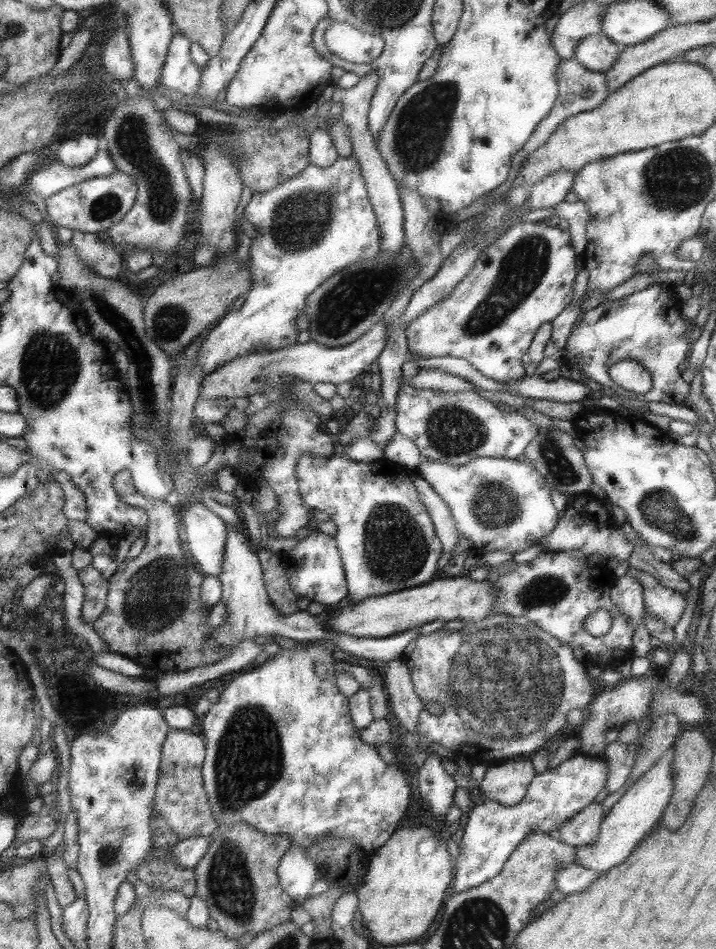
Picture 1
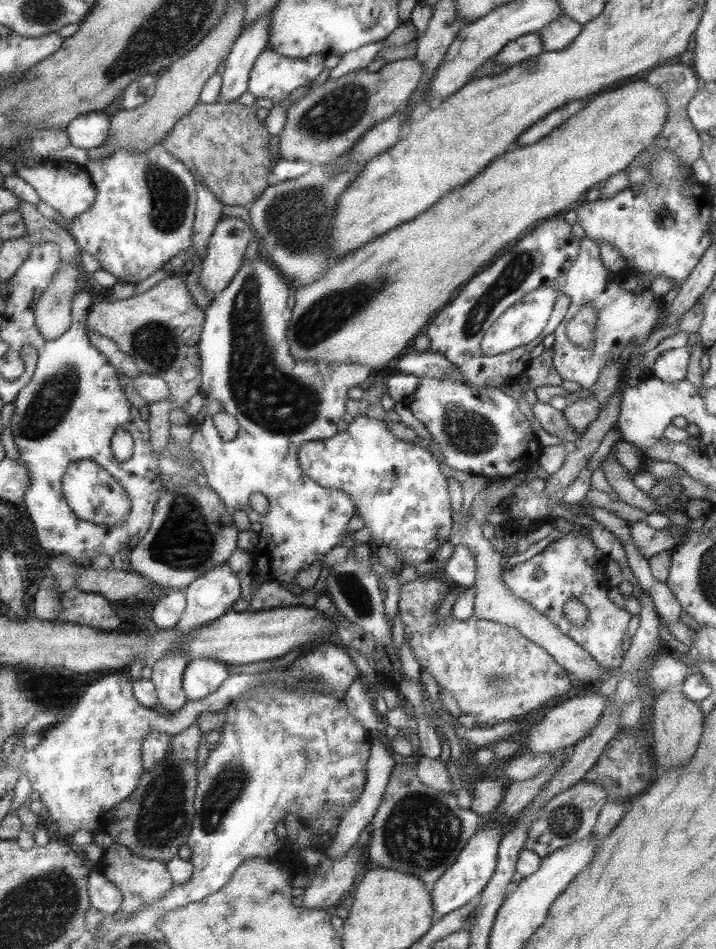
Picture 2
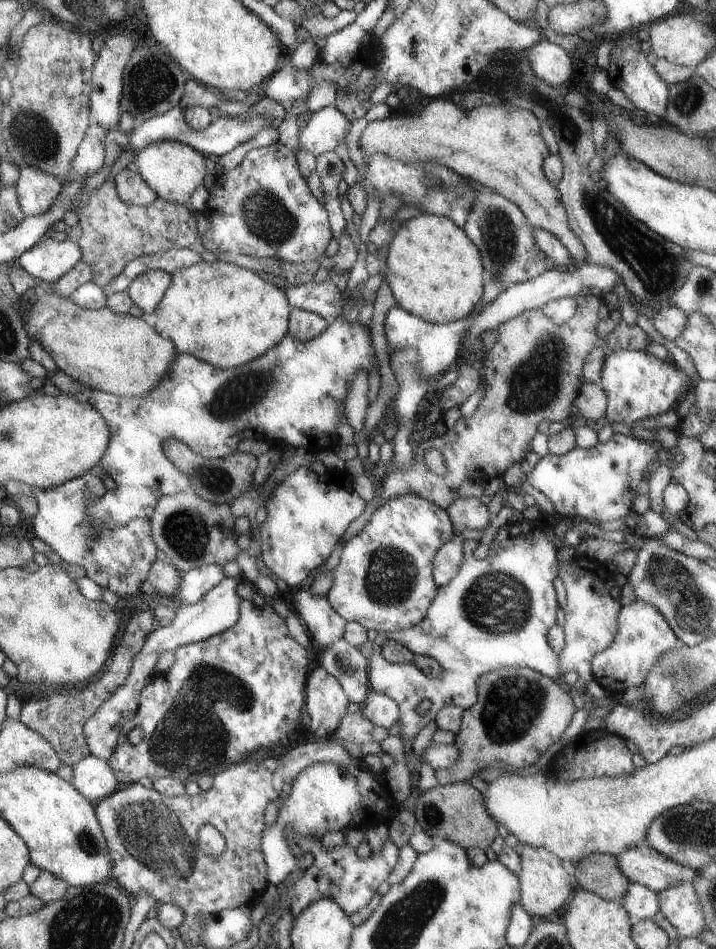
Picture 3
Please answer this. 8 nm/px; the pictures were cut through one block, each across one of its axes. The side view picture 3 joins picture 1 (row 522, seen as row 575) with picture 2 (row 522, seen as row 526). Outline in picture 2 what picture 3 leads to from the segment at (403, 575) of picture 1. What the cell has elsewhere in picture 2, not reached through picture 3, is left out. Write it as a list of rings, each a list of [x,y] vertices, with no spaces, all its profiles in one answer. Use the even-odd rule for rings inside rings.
[[[367,416],[353,418],[347,428],[333,438],[301,444],[297,450],[299,470],[315,484],[327,490],[343,490],[355,508],[355,516],[361,518],[361,526],[369,532],[369,550],[377,564],[391,574],[411,574],[411,570],[423,562],[433,560],[435,550],[449,542],[455,516],[449,502],[447,478],[439,472],[439,462],[427,450],[417,448],[397,440],[383,420],[373,420]]]

